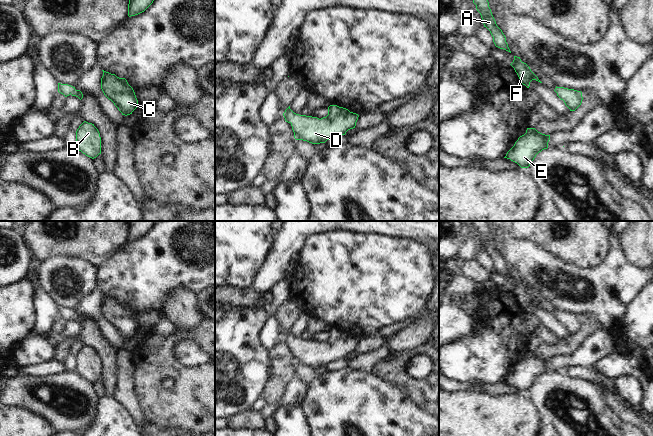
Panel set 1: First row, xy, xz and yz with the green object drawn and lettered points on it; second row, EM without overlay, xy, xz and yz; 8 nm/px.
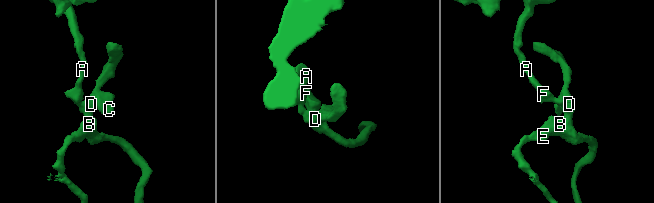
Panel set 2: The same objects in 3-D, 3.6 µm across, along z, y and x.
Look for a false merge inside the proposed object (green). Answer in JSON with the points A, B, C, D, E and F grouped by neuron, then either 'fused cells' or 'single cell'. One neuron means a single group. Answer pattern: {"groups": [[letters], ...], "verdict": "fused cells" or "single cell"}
{"groups": [["A", "B", "C", "D", "E", "F"]], "verdict": "single cell"}

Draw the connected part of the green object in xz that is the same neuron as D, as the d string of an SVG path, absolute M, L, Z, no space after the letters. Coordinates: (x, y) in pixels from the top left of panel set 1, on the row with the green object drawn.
M337 105L328 107L328 115L321 119L312 116L294 113L290 106L283 113L285 121L290 123L296 140L307 141L312 144L325 143L327 140L338 135L345 135L350 129L355 128L359 115Z

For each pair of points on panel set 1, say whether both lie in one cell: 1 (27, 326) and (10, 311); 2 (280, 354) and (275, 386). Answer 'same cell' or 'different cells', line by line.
1: same cell
2: same cell

